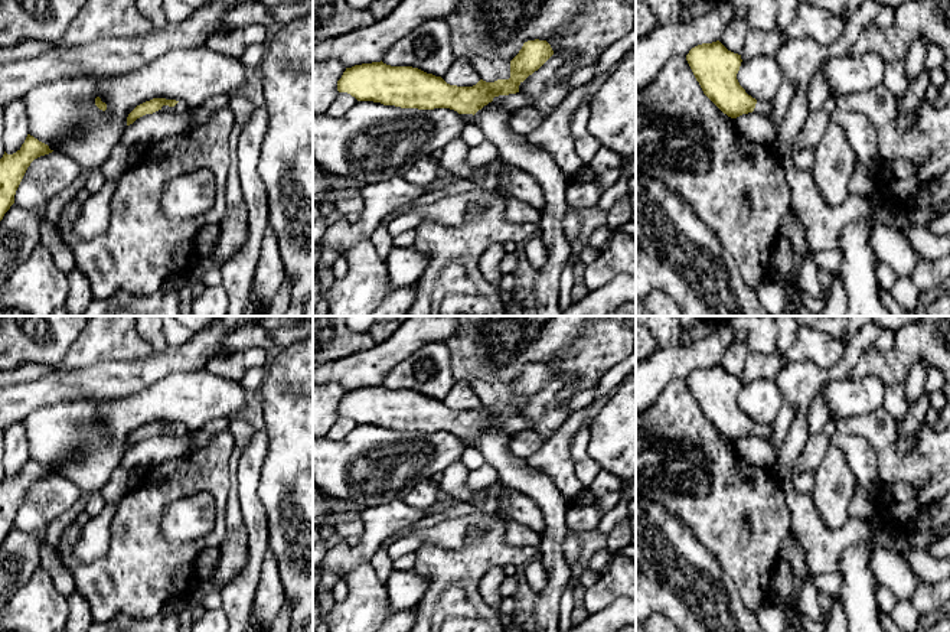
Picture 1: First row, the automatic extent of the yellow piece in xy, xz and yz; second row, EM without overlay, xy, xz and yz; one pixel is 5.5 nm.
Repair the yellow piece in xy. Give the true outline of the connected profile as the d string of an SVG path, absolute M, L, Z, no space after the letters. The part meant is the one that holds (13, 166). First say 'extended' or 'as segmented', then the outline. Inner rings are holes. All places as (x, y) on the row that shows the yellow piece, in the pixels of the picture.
as segmented; M27 134L25 143L16 153L7 154L4 152L0 159L0 221L14 203L16 190L30 163L52 152L48 144L30 134Z

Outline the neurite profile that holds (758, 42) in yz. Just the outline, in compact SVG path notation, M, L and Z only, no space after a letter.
M750 29L744 46L741 51L741 59L753 59L755 56L773 56L778 55L786 36L776 32L767 32L763 29Z

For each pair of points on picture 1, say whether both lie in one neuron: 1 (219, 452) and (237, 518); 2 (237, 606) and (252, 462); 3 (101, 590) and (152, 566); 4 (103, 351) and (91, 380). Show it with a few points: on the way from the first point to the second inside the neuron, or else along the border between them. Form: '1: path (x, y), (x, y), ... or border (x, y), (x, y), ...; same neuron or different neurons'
1: border (229, 485), (225, 520); different neurons
2: path (251, 570), (255, 559), (255, 514), (250, 498); same neuron
3: path (114, 585), (139, 575); same neuron
4: border (131, 360), (108, 360), (65, 370); different neurons

